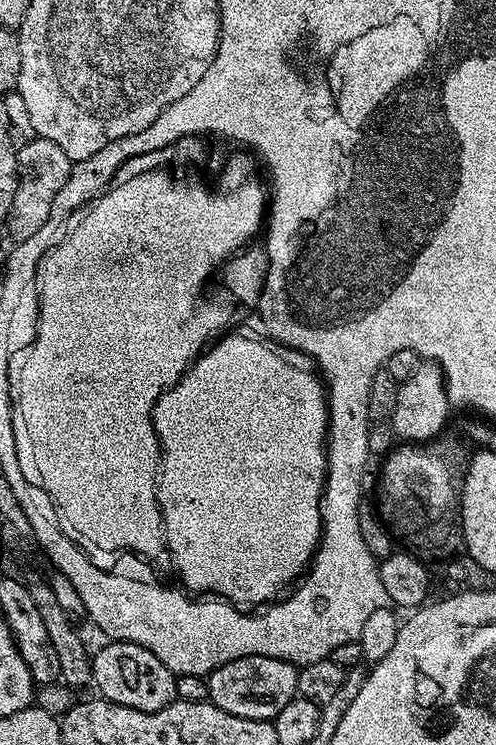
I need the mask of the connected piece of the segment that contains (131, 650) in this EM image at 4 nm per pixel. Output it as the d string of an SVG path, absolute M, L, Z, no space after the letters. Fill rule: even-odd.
M115 642L92 656L92 684L103 699L139 712L157 712L176 699L176 676L150 650Z

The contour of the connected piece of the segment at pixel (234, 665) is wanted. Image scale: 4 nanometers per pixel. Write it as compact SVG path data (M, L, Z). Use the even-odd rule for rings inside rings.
M247 656L234 662L226 662L208 673L208 700L218 710L234 714L238 718L275 721L276 715L286 707L286 702L296 699L297 665L288 660L266 658L265 656Z

